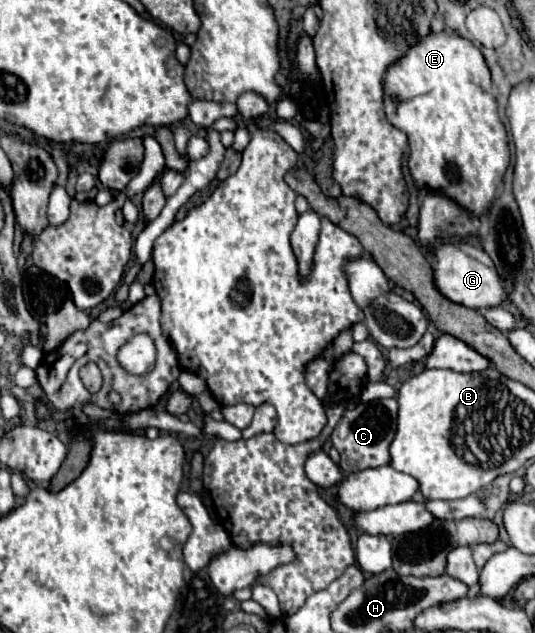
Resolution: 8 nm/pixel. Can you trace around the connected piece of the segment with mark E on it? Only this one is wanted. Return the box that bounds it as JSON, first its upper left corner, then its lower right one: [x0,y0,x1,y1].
[384,29,510,215]

